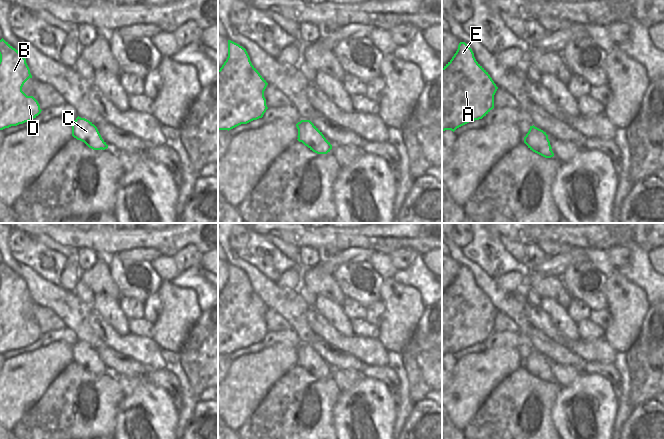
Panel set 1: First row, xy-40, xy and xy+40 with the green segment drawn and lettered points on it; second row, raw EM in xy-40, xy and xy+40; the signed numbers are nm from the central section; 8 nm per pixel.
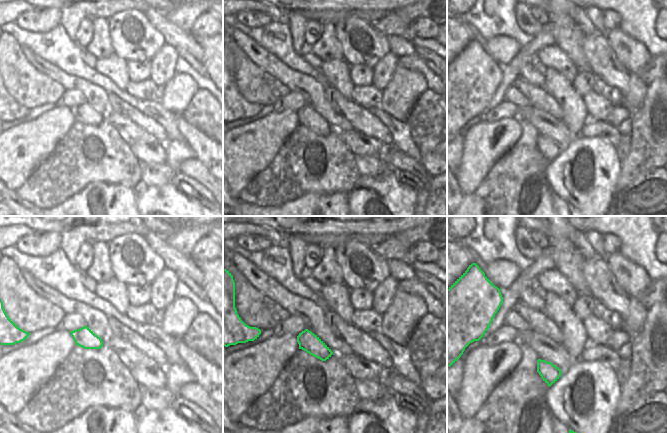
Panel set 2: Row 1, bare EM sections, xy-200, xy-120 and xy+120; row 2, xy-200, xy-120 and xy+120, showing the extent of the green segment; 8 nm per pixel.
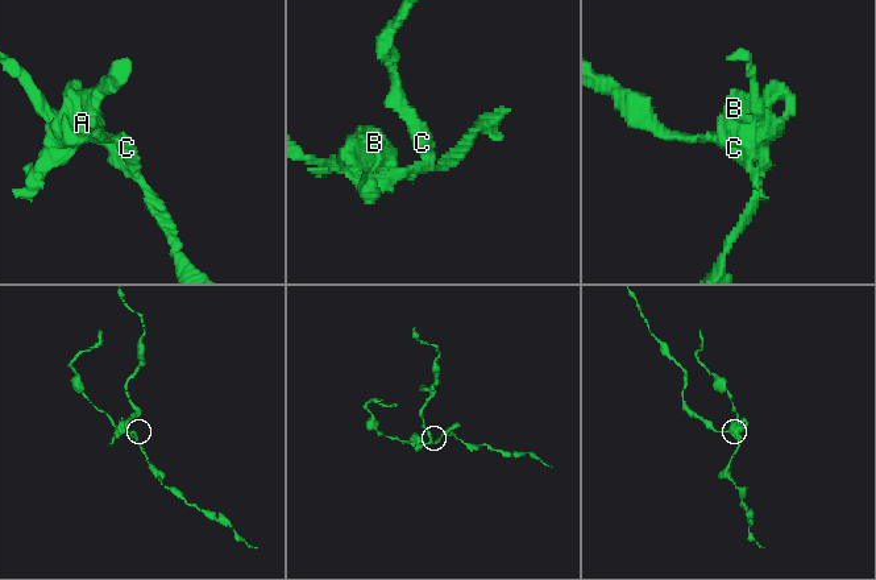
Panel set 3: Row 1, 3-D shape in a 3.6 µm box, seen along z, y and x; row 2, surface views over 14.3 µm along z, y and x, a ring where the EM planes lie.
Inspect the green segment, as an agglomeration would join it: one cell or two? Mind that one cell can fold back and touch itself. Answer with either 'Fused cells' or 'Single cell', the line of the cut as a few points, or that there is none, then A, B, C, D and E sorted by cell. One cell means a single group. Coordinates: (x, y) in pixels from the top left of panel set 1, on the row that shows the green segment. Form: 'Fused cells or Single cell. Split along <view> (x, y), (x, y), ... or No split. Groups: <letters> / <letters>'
Fused cells. Split along xy+40 (524, 141), (532, 139), (535, 143), (546, 145), (550, 149). Groups: A B D E / C.

